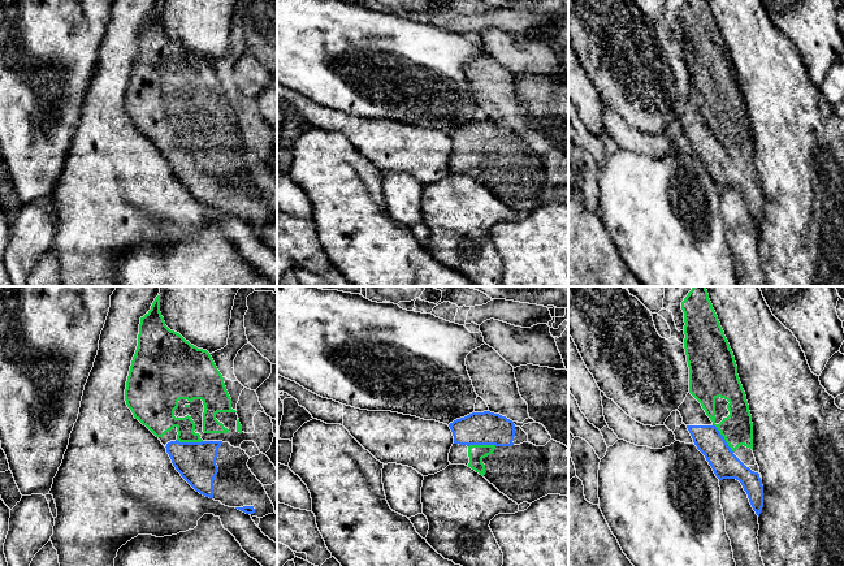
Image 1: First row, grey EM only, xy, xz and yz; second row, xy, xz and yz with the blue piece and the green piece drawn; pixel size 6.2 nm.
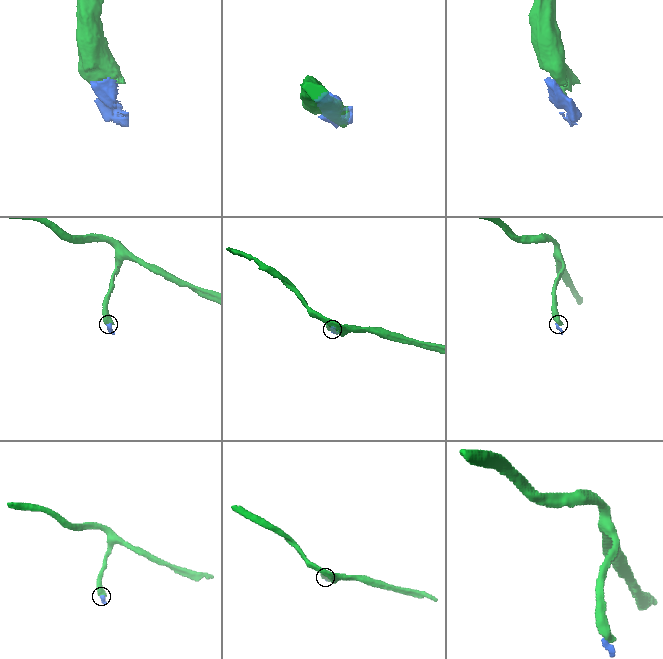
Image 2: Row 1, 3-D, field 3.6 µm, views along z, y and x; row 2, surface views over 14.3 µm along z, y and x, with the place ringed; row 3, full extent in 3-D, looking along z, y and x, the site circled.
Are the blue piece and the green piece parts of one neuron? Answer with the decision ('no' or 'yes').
yes

